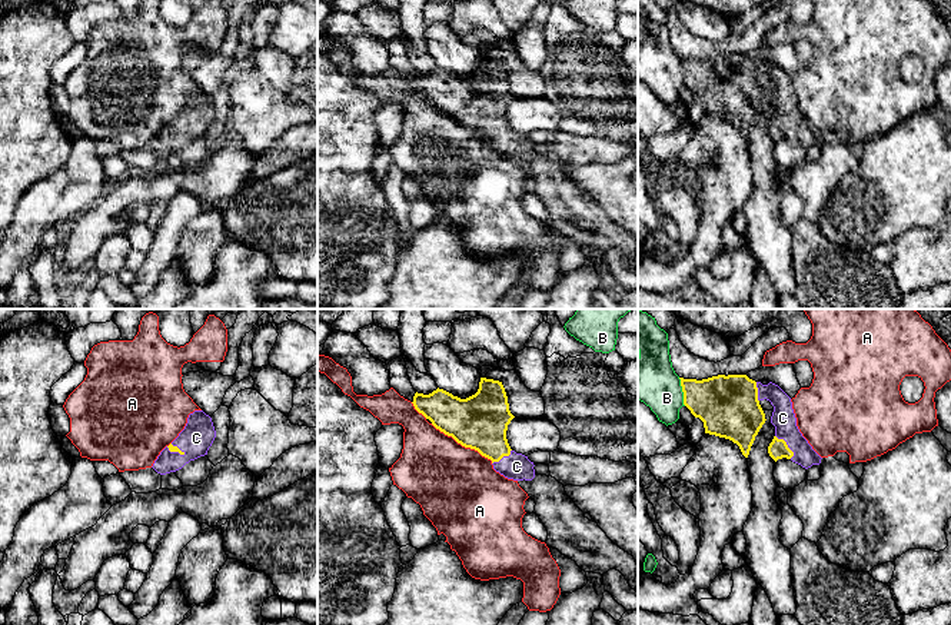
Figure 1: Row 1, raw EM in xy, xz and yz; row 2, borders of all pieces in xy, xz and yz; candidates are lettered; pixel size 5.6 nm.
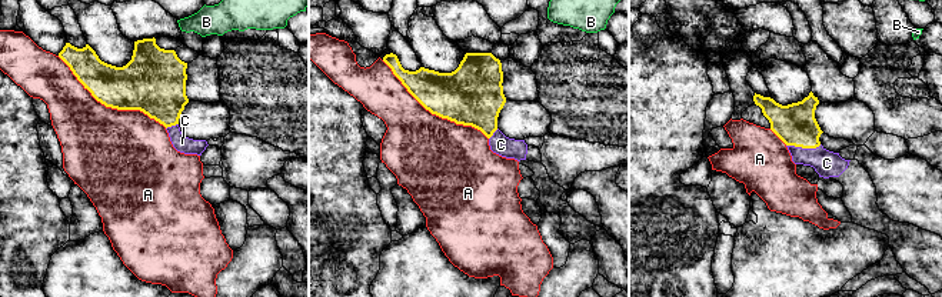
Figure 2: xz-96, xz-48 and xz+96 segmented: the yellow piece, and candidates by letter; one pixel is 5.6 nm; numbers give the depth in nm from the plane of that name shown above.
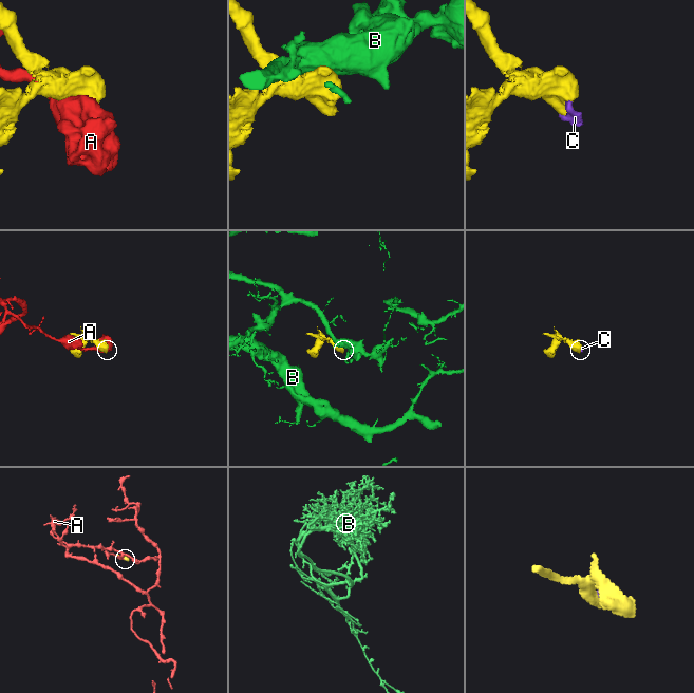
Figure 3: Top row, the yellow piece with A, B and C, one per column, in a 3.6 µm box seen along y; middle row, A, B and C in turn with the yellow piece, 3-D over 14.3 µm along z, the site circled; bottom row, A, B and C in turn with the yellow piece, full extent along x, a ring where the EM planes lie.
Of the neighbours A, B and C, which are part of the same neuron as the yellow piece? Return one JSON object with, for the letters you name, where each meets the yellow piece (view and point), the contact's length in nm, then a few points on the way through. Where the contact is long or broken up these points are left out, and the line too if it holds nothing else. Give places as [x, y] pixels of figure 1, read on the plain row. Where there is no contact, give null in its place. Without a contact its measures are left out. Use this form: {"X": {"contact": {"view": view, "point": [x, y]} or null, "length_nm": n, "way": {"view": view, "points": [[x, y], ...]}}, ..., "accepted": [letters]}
{"C": {"contact": {"view": "yz", "point": [787, 125]}, "length_nm": 160}, "accepted": ["C"]}

